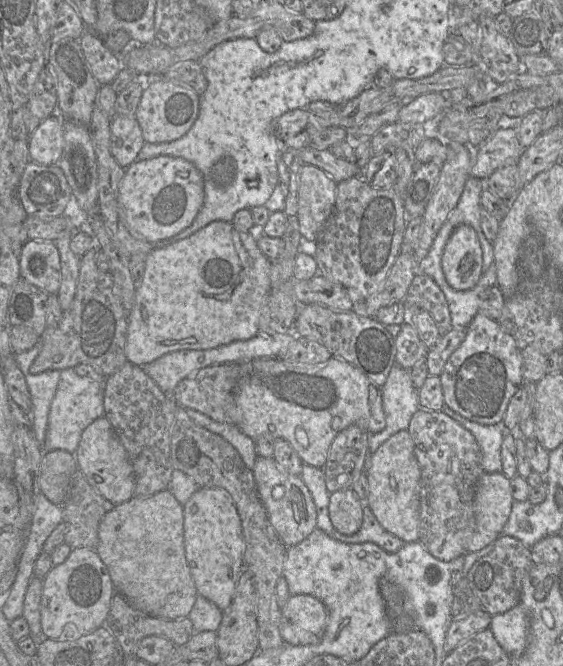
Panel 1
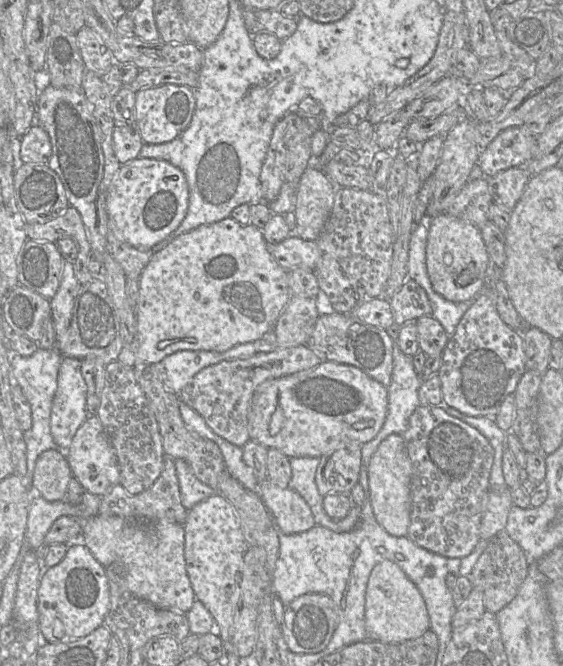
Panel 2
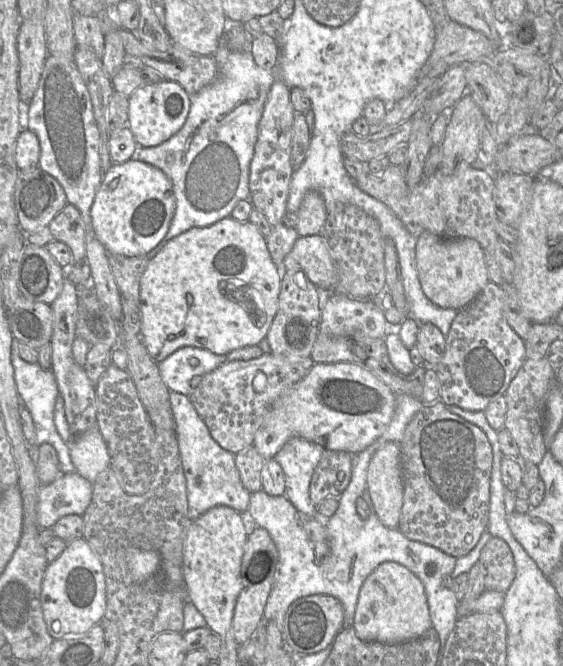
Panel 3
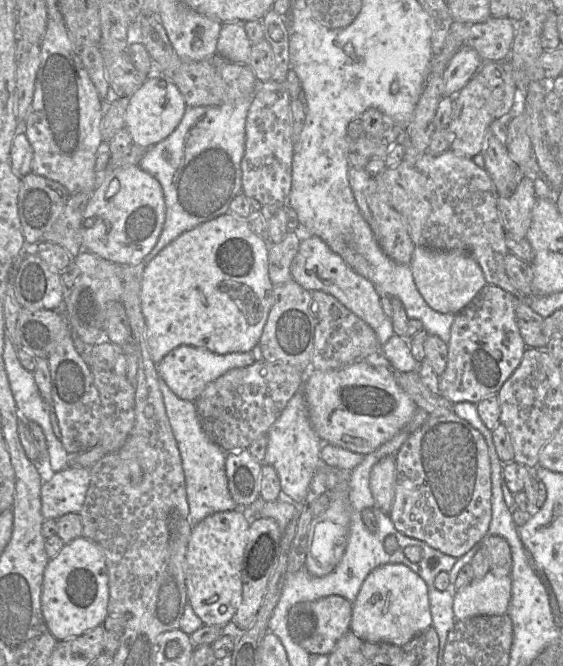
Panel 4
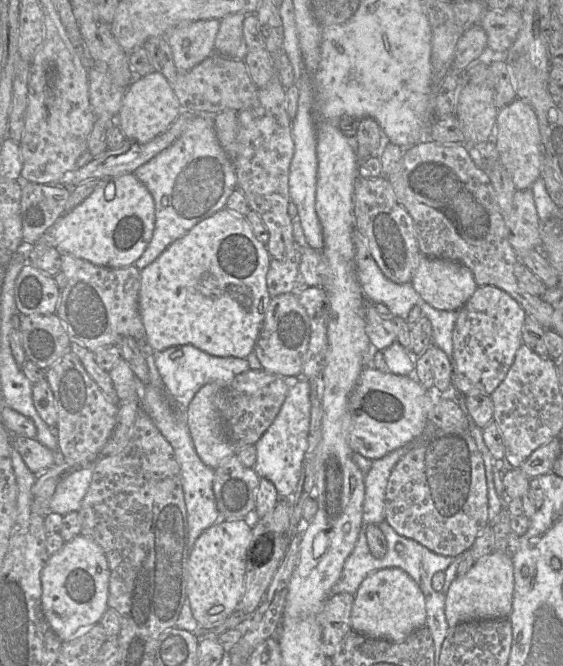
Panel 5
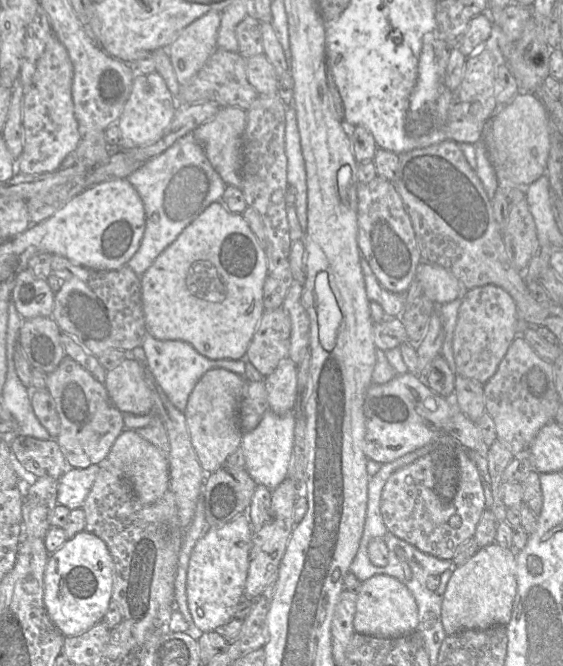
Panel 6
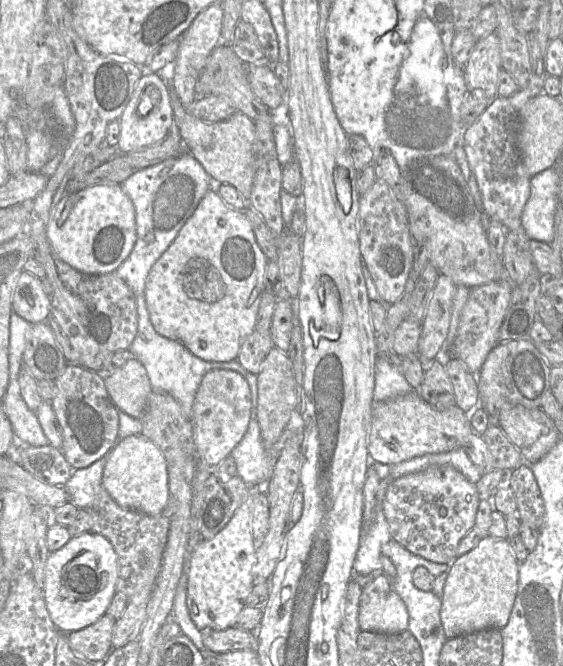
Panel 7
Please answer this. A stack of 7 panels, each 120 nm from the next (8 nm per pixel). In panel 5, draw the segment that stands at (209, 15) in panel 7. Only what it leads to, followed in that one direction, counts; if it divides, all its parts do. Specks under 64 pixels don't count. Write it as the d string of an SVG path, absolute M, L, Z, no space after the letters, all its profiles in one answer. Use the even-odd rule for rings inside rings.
M198 20L180 25L166 36L178 73L185 73L210 56L220 20Z

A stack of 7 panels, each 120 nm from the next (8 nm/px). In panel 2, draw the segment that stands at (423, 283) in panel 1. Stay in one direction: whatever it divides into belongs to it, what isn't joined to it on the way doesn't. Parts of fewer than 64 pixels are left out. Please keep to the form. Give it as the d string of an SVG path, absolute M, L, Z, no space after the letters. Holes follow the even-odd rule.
M410 278L389 298L389 303L394 323L398 326L432 315L432 306L425 290Z

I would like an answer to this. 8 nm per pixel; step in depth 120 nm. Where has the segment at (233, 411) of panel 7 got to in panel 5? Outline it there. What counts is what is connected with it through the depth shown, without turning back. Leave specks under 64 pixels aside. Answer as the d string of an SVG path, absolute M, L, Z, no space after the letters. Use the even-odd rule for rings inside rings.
M216 382L202 386L185 414L190 436L201 461L212 469L236 454L226 437L220 416L220 392L227 385Z

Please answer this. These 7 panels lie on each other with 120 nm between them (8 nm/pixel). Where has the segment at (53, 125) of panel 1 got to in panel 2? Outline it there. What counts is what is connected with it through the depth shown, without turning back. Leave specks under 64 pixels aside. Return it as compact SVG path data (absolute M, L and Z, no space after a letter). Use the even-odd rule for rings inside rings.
M32 125L20 138L19 163L47 164L52 154L49 135L39 125Z

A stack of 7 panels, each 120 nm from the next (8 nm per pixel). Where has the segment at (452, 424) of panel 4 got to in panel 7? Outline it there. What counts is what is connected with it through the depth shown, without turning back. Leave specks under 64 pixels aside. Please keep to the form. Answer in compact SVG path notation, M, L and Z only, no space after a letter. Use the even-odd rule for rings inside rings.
M442 466L394 480L387 488L383 510L392 539L417 556L435 563L448 564L456 559L460 541L475 526L480 500L481 496L474 483L455 468Z

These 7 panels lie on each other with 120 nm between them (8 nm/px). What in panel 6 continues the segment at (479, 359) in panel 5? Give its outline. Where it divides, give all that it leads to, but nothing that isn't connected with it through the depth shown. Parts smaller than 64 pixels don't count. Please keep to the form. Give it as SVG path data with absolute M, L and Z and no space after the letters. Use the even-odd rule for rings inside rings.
M488 284L463 290L452 342L457 373L484 385L495 374L509 346L517 337L517 324L516 304L501 287Z

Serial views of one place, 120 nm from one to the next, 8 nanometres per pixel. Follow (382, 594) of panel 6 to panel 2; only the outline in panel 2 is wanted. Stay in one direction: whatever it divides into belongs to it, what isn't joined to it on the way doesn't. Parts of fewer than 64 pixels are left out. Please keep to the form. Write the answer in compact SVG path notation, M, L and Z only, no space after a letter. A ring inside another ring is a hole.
M383 560L372 569L365 593L365 630L367 641L402 643L416 639L430 629L424 598L401 567Z

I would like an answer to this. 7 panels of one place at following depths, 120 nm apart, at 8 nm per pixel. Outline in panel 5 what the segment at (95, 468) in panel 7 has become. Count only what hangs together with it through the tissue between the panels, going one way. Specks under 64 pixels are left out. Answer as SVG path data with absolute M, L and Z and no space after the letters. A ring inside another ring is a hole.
M79 468L59 482L48 503L48 511L62 516L78 512L90 487L93 468Z

